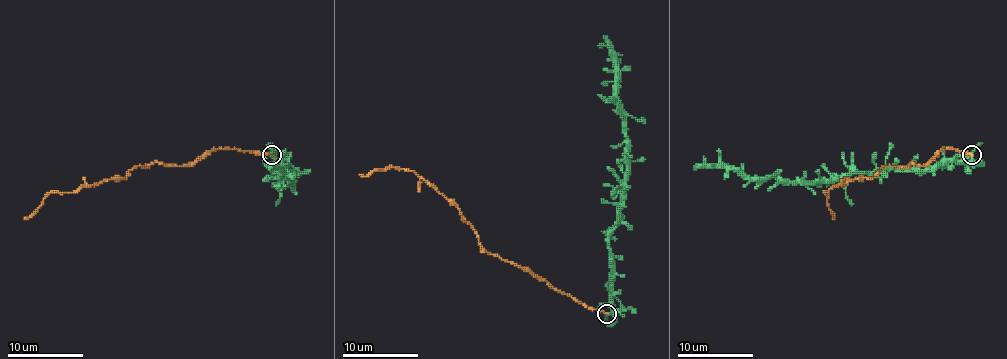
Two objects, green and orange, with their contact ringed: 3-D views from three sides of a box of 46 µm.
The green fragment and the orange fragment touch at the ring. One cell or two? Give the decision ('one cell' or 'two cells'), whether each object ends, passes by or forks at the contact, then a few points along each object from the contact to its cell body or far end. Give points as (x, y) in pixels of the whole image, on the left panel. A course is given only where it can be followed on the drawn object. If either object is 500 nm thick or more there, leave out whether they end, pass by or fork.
two cells; green passes by; orange ends; course green (272, 154), (278, 162), (274, 170), (285, 173), (293, 181), (282, 177), (282, 170), (270, 168), (263, 156); course orange (272, 154), (213, 149), (185, 166), (136, 166), (124, 177), (71, 192), (49, 192), (24, 219)

